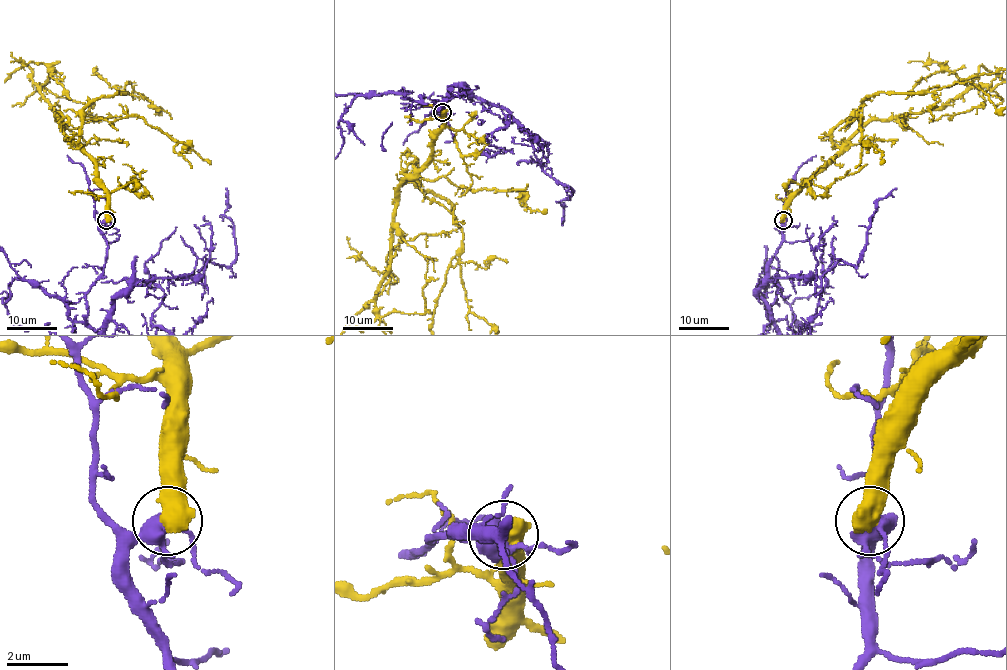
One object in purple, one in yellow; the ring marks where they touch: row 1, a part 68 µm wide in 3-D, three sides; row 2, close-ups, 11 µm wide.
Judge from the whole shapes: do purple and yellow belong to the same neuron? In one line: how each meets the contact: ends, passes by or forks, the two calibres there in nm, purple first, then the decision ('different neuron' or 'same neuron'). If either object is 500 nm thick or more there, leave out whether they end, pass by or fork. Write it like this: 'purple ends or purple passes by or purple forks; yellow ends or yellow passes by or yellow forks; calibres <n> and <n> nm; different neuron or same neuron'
calibres 440 and 750 nm; different neuron

